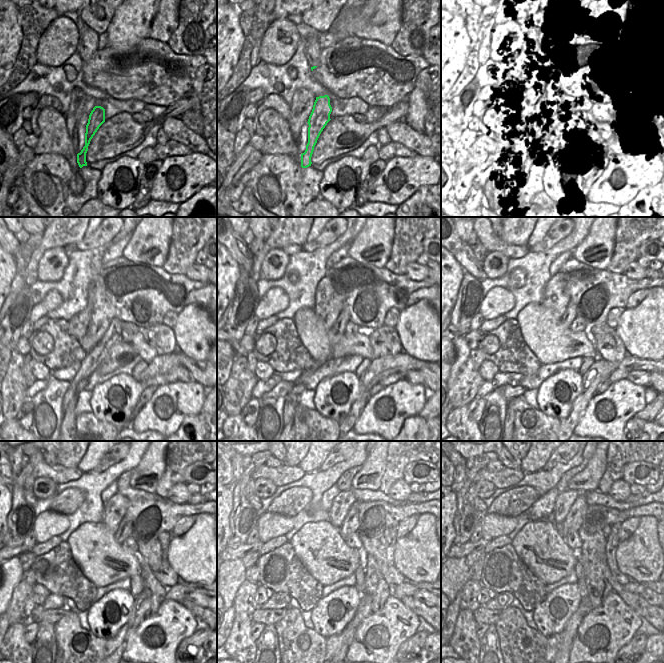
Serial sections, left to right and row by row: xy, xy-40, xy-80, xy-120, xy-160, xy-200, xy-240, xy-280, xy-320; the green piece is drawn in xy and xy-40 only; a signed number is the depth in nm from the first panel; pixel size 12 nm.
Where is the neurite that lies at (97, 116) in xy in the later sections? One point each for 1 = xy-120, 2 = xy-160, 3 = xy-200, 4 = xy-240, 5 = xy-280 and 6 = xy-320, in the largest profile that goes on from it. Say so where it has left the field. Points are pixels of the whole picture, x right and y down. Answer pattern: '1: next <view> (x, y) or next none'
1: next xy-120 (101, 310)
2: next xy-160 (328, 305)
3: next xy-200 (556, 299)
4: next xy-240 (114, 510)
5: next xy-280 (344, 500)
6: next xy-320 (565, 500)

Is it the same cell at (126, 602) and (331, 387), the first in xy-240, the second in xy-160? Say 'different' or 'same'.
same

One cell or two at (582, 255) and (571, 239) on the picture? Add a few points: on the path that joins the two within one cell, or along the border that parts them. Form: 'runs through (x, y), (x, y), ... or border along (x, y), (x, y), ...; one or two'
border along (590, 227), (587, 235), (572, 252); two

